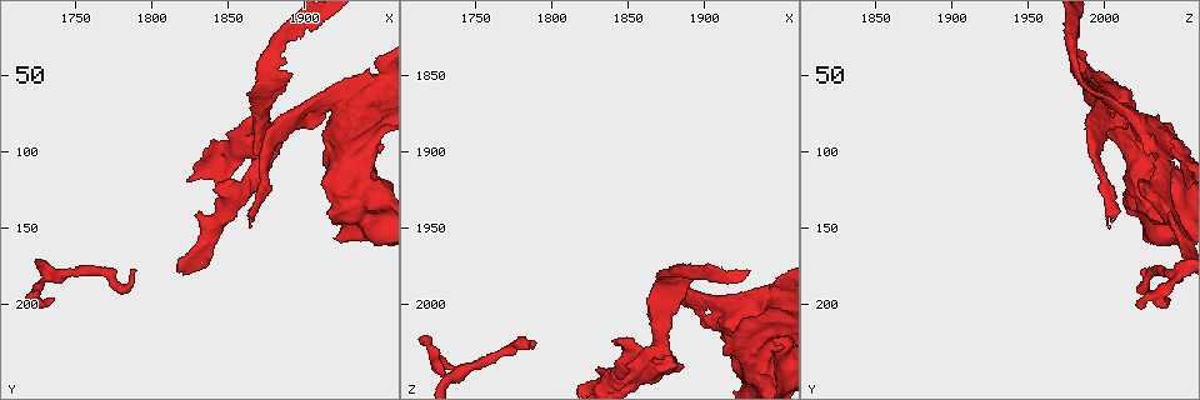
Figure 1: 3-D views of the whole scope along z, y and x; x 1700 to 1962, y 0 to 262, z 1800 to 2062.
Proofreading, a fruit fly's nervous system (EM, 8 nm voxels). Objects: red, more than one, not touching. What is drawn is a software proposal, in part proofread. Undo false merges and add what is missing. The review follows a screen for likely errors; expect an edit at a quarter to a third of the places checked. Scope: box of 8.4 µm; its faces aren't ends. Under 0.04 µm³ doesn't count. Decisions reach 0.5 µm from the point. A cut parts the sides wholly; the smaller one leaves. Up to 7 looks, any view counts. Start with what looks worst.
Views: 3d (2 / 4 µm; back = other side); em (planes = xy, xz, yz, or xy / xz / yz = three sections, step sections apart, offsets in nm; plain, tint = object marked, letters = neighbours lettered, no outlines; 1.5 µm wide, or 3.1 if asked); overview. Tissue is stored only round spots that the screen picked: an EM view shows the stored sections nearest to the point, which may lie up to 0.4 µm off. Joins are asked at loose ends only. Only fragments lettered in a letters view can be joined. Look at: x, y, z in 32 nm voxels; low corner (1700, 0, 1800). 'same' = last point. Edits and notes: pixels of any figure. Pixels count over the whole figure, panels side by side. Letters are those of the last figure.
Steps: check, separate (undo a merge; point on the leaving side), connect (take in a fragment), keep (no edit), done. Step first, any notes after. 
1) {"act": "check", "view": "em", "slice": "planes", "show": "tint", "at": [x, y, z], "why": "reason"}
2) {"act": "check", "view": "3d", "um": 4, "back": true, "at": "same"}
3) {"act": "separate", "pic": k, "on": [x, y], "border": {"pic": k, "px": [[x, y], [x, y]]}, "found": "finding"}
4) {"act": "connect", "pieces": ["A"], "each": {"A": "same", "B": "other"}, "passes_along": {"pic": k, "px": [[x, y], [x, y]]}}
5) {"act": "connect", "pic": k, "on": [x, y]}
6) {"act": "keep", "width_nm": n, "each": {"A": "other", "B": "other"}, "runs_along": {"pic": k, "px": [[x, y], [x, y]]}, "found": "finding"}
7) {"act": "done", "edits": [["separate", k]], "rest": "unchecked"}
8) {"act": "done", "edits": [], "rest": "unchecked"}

{"act": "check", "view": "em", "slice": "planes", "show": "letters", "at": [1788, 180, 2026], "why": "tapers out"}

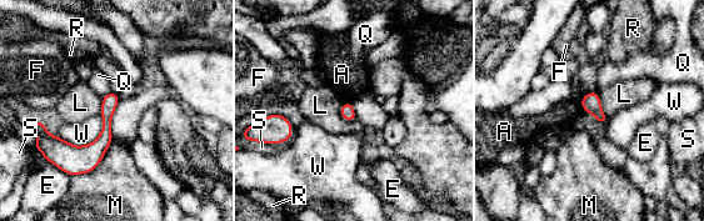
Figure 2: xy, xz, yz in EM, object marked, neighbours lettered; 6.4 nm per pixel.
{"act": "keep", "width_nm": 100, "each": {"A": "other", "E": "other", "F": "other", "L": "other", "M": "other", "Q": "other", "R": "other", "S": "other", "W": "other"}, "border": {"pic": 2, "px": [[340, 105], [340, 115], [355, 120]]}, "found": "no lettered fragment goes on from it"}

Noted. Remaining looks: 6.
{"act": "check", "view": "em", "slice": "planes", "show": "letters", "at": [1842, 126, 2024], "why": "free end"}

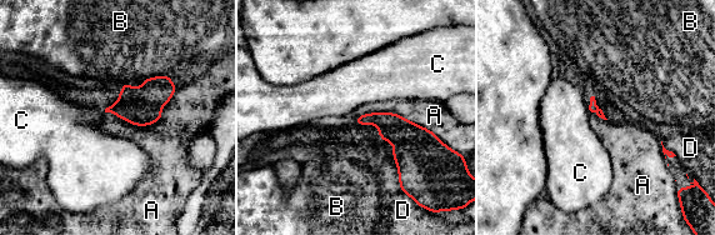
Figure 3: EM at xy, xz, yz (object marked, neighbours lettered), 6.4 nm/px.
{"act": "keep", "each": {"A": "other", "B": "other", "C": "other", "D": "other"}, "border": {"pic": 3, "px": [[353, 119], [396, 113], [440, 140]]}, "found": "no lettered fragment goes on from it"}

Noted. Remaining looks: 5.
{"act": "check", "view": "em", "slice": "xy", "step": 4, "show": "tint", "at": [1932, 56, 2008], "why": "branch stops here"}

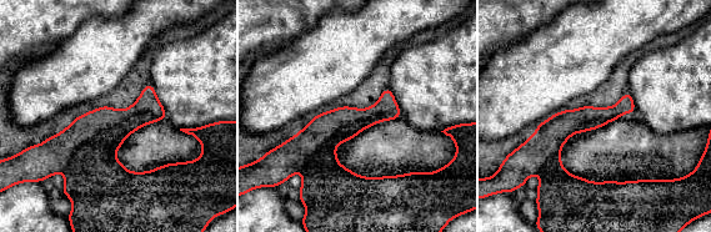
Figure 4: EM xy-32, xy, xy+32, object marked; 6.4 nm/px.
{"act": "check", "view": "em", "slice": "planes", "show": "tint", "at": "same", "why": "cut it another way"}

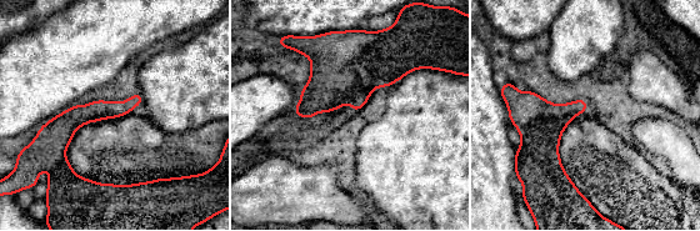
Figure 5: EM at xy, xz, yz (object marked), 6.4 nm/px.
{"act": "check", "view": "em", "slice": "planes", "show": "letters", "at": "same"}

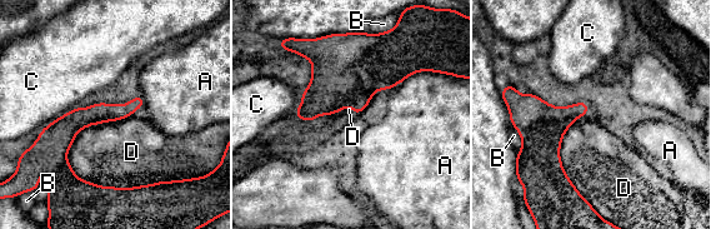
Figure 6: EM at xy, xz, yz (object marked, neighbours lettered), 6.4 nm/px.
{"act": "separate", "pic": 6, "on": [346, 74], "longest_contact_nm": ["D", 650], "each": {"A": "other", "B": "other", "C": "other", "D": "other"}, "found": "a second neuron is stuck on"}

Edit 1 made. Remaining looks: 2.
{"act": "done", "edits": [["separate", 6]], "rest": "unchecked"}

